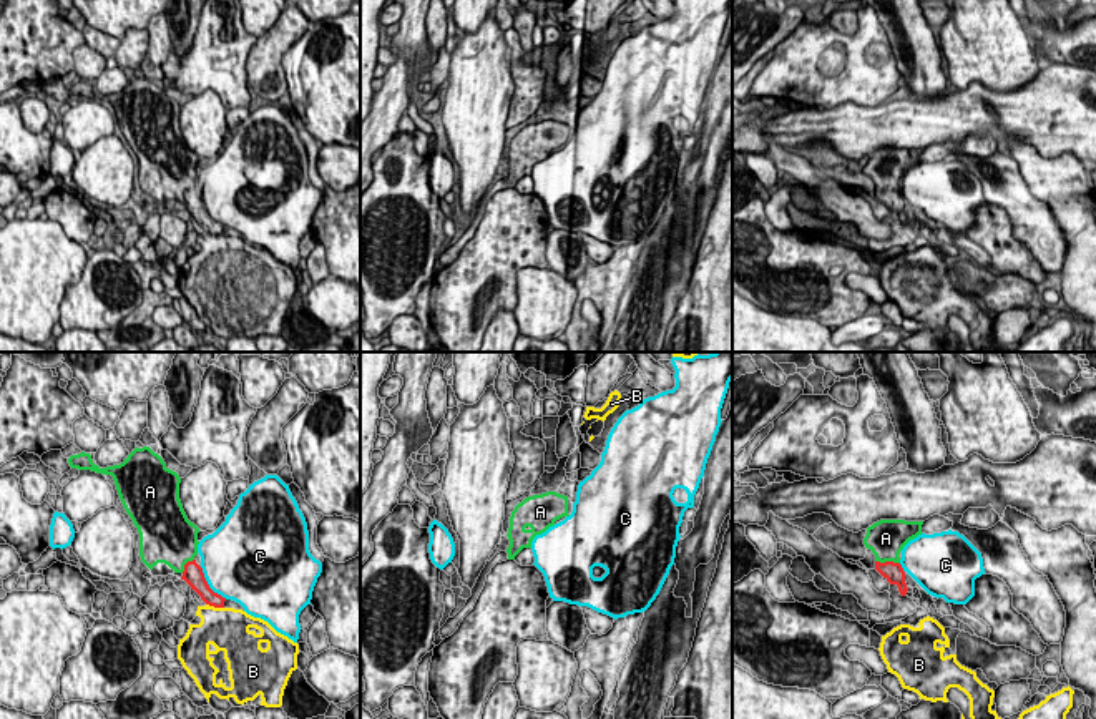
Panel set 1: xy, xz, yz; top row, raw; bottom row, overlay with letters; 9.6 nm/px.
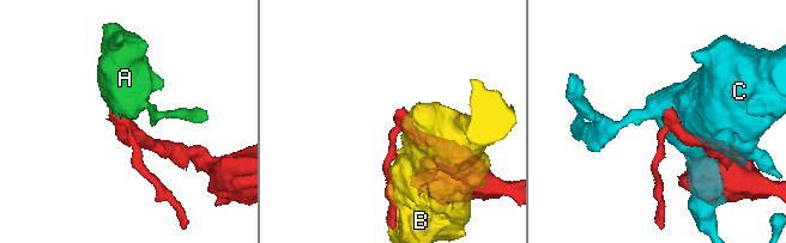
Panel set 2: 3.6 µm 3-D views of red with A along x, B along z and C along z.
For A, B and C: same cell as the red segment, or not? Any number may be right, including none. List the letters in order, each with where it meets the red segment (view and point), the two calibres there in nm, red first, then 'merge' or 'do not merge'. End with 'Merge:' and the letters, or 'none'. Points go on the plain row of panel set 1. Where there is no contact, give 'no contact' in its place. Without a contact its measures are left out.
A: meets red in yz at (887, 190); 190 nm thick on the red side, 360 nm on the other; merge
B: meets red in xy at (215, 234); 140 nm thick on the red side, 420 nm on the other; do not merge
C: meets red in xy at (208, 213); 200 nm thick on the red side, 480 nm on the other; do not merge
Merge: A

